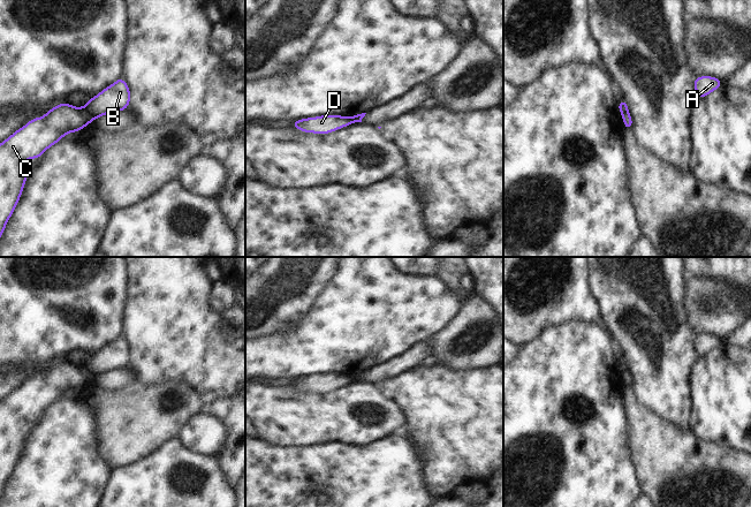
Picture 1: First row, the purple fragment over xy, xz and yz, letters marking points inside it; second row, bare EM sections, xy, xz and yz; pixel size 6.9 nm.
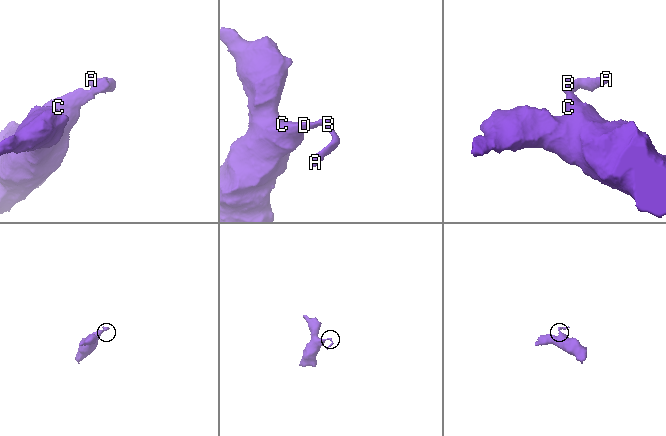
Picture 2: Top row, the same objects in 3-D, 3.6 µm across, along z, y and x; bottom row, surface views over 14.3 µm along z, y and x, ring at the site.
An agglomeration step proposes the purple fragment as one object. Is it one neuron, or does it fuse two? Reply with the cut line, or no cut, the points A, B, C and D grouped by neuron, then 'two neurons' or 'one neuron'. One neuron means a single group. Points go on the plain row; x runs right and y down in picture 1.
cut xy (85, 364), (96, 375); groups A B / C D; two neurons

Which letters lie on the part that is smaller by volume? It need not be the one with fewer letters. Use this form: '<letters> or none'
A, B

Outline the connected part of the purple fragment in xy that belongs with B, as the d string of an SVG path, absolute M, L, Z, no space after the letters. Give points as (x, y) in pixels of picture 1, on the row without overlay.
M123 335L115 339L112 343L105 346L100 351L89 357L86 362L88 370L103 376L111 370L122 370L130 361L130 348Z

